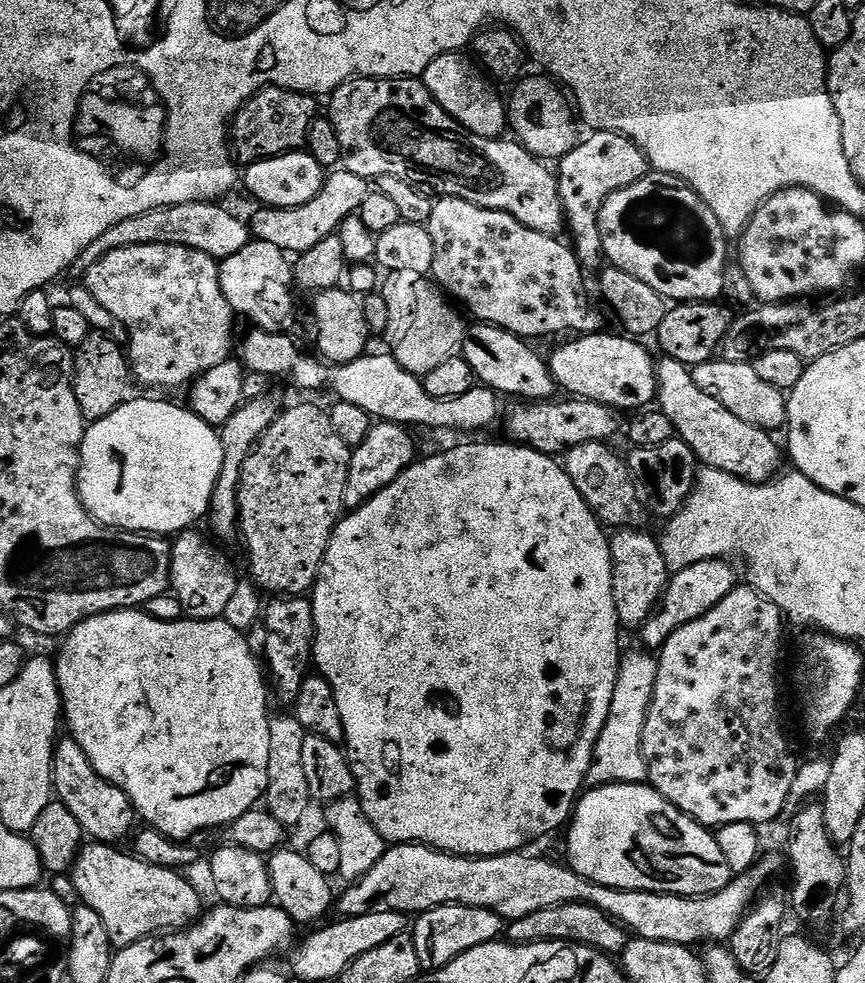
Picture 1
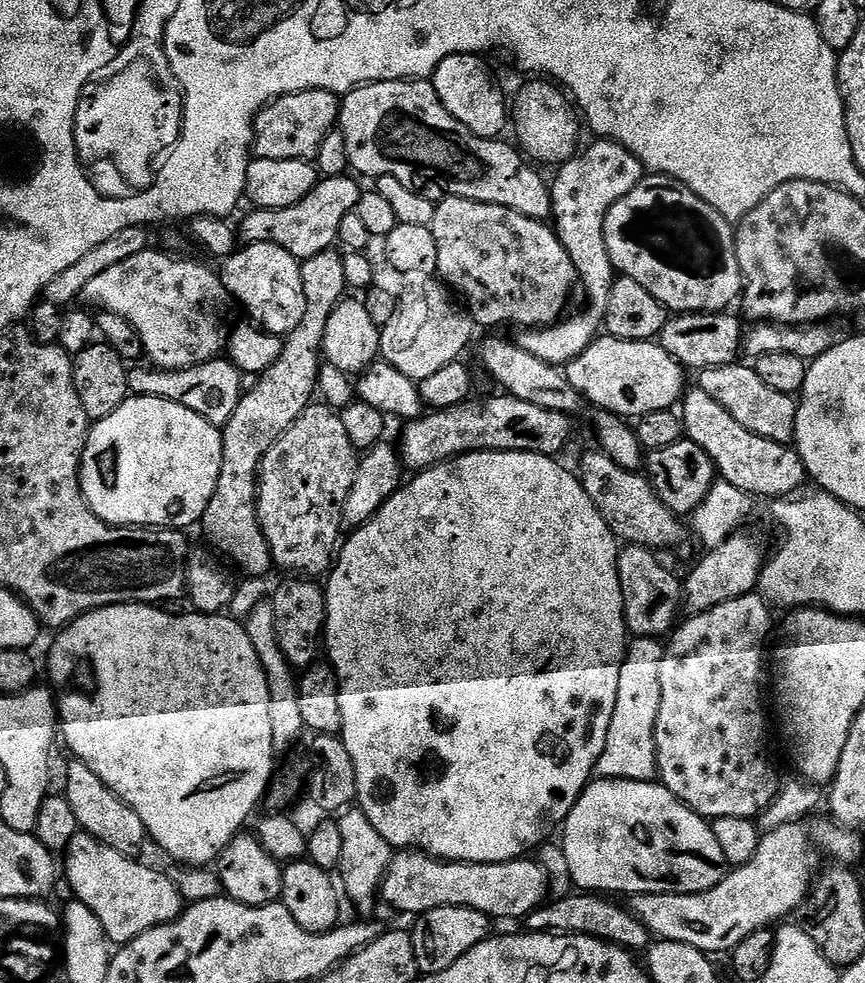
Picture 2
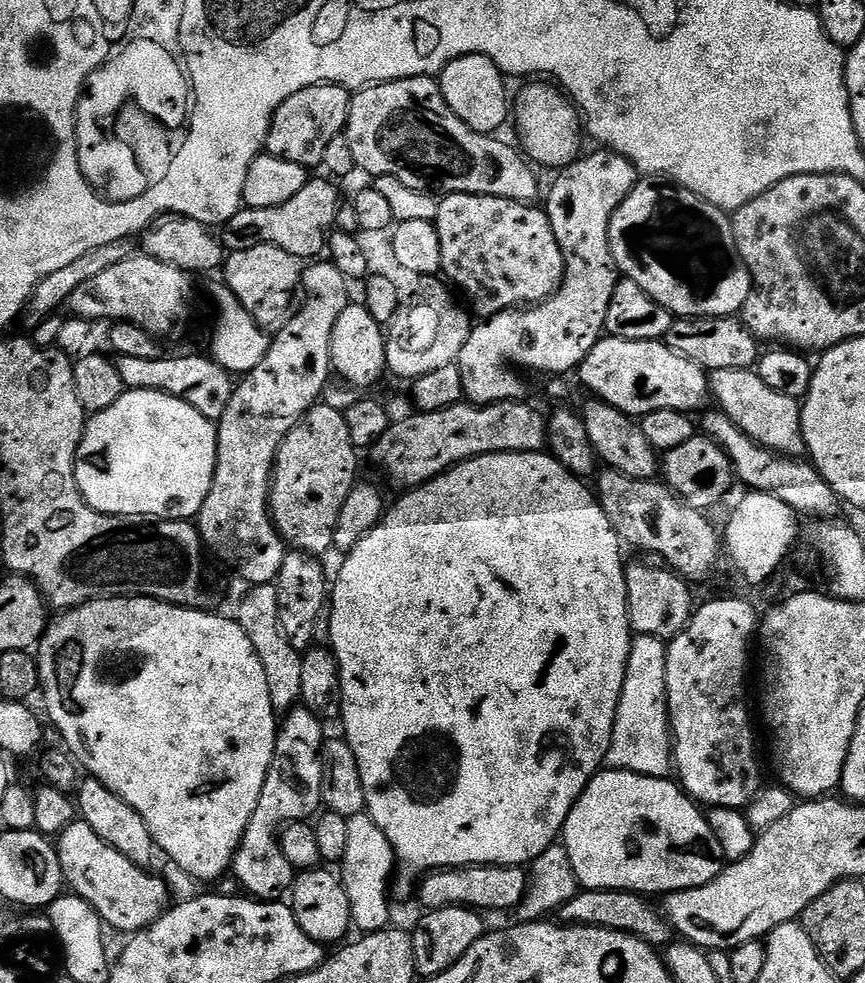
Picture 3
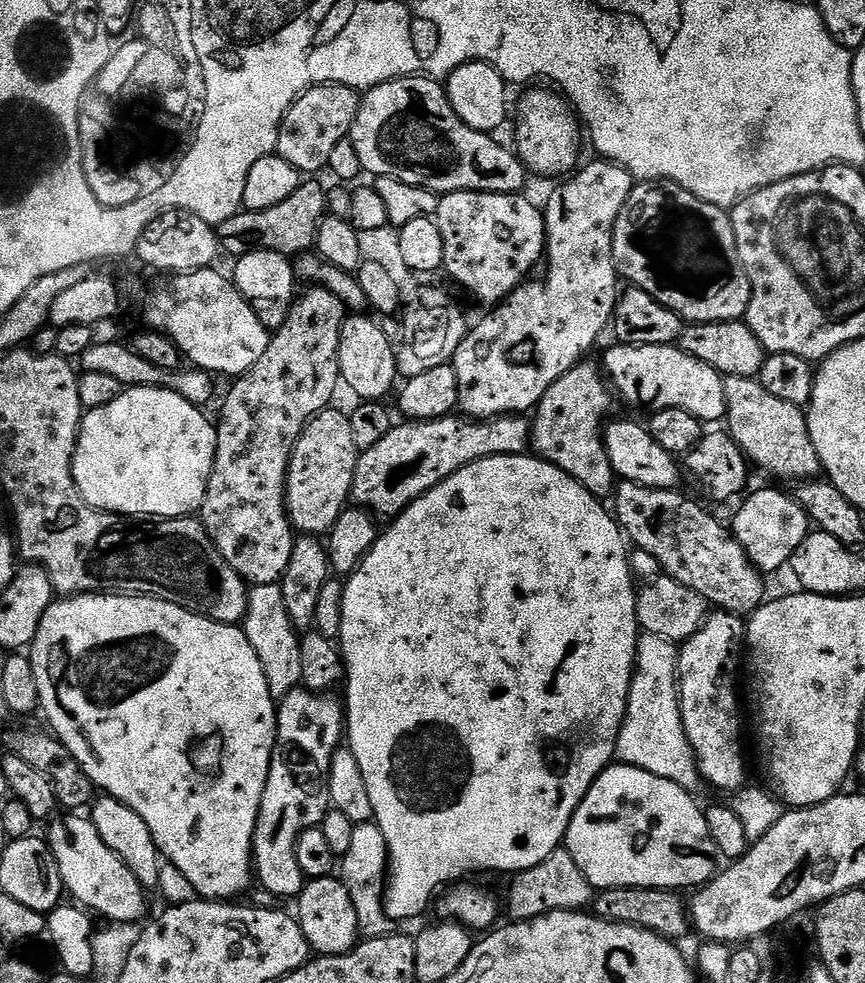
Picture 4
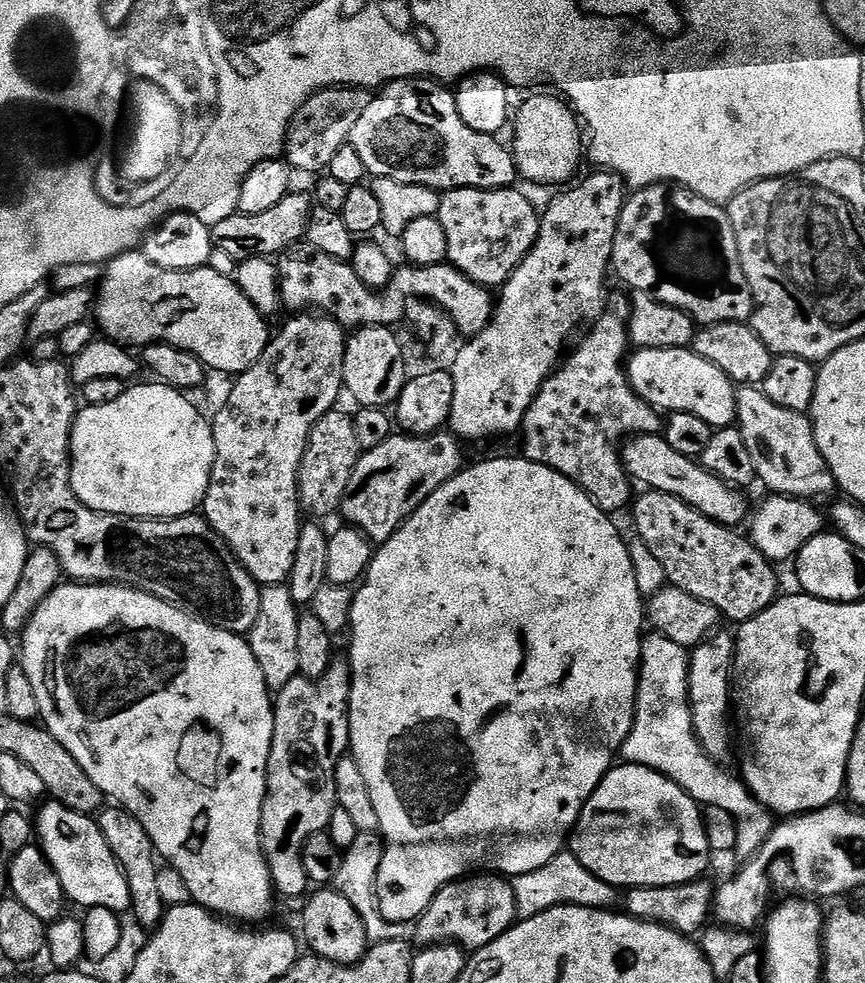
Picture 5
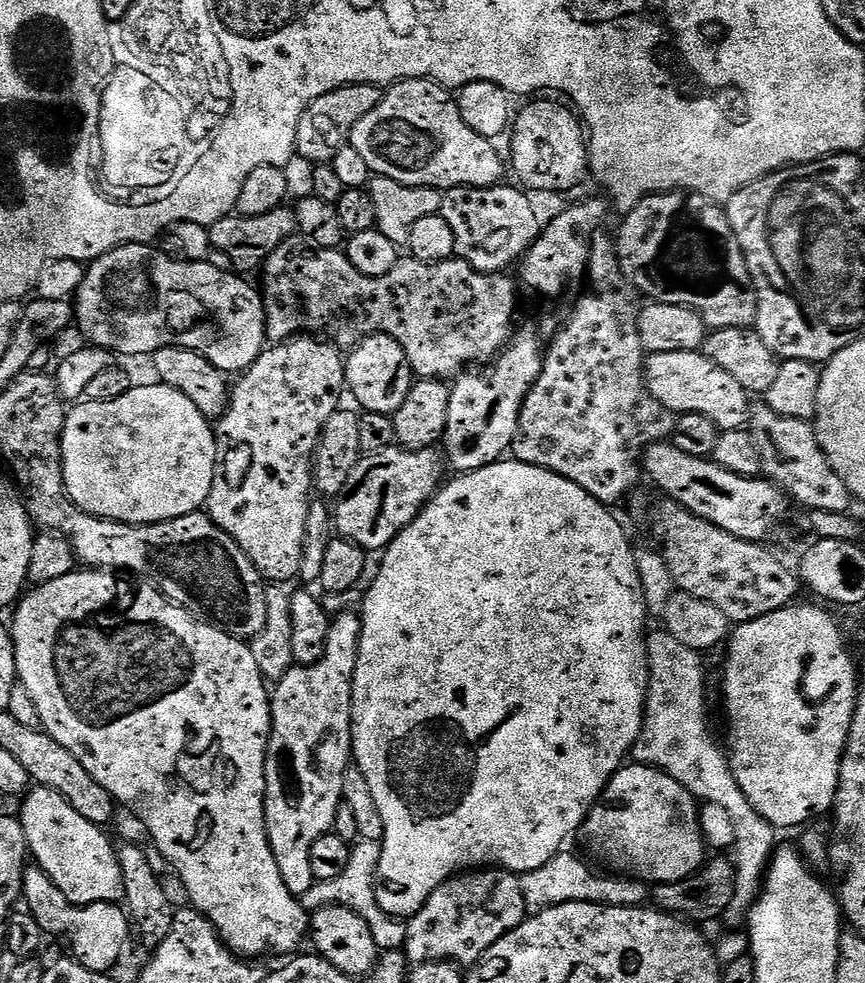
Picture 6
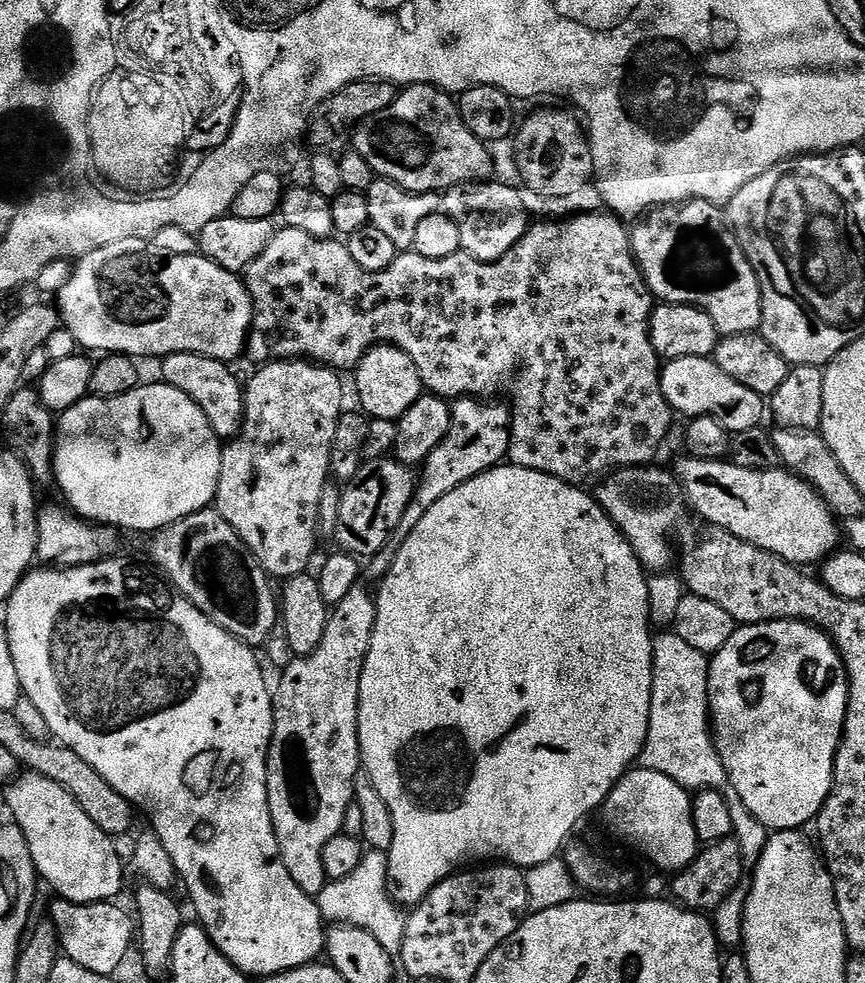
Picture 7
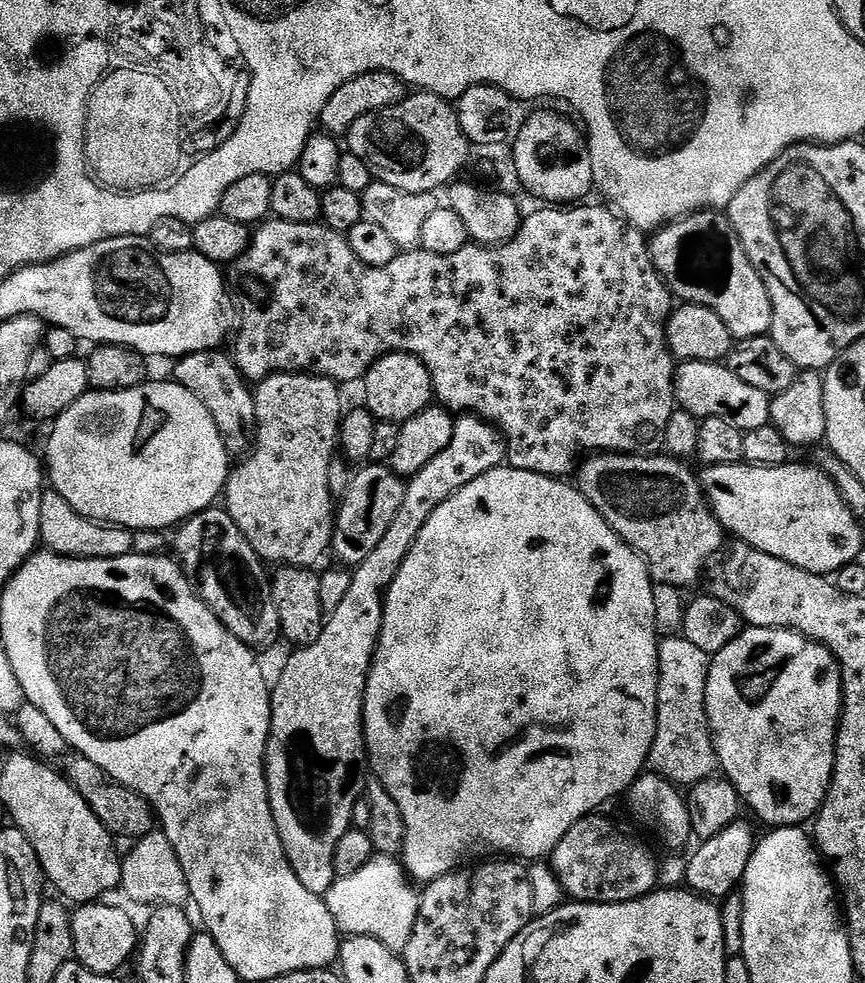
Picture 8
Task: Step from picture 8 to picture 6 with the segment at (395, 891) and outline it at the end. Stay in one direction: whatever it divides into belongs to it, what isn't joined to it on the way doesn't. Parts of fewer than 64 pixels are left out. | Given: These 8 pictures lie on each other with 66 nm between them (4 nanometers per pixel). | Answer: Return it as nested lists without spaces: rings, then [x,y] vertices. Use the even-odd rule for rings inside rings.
[[[360,840],[350,854],[350,866],[339,878],[322,880],[316,883],[307,894],[299,897],[300,905],[314,913],[329,904],[341,904],[344,908],[354,910],[370,926],[370,934],[374,934],[377,949],[396,948],[403,949],[404,939],[408,933],[407,927],[399,919],[387,916],[376,901],[376,886],[378,883],[378,869],[380,866],[381,845],[374,840]]]

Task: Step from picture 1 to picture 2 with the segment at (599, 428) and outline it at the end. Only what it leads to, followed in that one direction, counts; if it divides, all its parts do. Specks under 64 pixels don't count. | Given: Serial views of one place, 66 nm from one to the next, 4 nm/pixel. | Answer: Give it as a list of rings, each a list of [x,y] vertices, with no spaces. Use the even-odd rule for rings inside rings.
[[[499,395],[485,404],[465,402],[457,408],[432,410],[418,420],[405,423],[404,437],[399,444],[403,467],[411,470],[433,468],[465,452],[525,452],[559,457],[572,436],[573,417],[542,410],[542,406],[522,402],[522,398]]]

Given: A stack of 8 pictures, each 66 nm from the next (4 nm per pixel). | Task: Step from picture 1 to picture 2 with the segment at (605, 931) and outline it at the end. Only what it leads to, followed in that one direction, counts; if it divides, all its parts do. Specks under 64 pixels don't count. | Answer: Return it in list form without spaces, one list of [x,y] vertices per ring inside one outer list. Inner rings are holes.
[[[582,891],[561,896],[553,901],[554,904],[552,904],[553,902],[545,903],[527,916],[527,931],[593,936],[599,940],[606,941],[608,944],[616,944],[620,948],[626,948],[633,954],[643,953],[651,948],[654,943],[652,931],[625,905],[623,908],[622,905],[615,904],[612,900],[615,899]]]

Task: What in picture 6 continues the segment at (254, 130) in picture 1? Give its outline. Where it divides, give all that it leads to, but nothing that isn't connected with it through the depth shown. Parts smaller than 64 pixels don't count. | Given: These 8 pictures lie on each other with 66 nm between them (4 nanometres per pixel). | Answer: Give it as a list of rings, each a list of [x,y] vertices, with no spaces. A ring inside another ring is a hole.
[[[348,84],[345,88],[336,88],[330,94],[322,94],[302,114],[298,122],[296,135],[296,155],[302,161],[309,160],[309,165],[319,166],[334,160],[340,148],[345,147],[351,137],[354,126],[378,106],[381,89],[374,84]]]

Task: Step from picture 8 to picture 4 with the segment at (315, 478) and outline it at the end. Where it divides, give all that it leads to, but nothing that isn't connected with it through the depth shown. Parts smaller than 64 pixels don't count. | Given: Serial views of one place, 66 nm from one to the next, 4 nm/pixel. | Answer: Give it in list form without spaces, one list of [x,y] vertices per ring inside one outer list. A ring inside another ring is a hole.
[[[312,286],[307,291],[308,293],[304,297],[301,295],[293,303],[291,312],[282,326],[271,333],[268,345],[266,346],[266,354],[262,354],[262,358],[258,358],[258,362],[254,362],[254,366],[250,371],[245,372],[243,376],[239,377],[233,383],[236,385],[229,390],[228,397],[225,398],[224,405],[220,408],[220,424],[218,420],[218,423],[215,425],[216,457],[214,458],[212,473],[208,479],[208,489],[204,495],[204,502],[198,509],[198,516],[204,525],[206,534],[210,534],[210,538],[215,542],[218,551],[222,554],[222,558],[226,558],[226,562],[230,562],[230,566],[234,566],[234,570],[238,570],[238,574],[252,586],[258,584],[279,585],[286,574],[286,566],[290,566],[294,529],[292,521],[288,518],[288,507],[284,504],[284,487],[288,481],[288,463],[292,457],[294,446],[298,442],[302,430],[307,426],[308,421],[314,419],[319,412],[324,411],[325,408],[333,403],[332,395],[335,394],[336,387],[341,387],[342,384],[340,378],[340,331],[346,319],[344,303],[334,293],[322,286]]]

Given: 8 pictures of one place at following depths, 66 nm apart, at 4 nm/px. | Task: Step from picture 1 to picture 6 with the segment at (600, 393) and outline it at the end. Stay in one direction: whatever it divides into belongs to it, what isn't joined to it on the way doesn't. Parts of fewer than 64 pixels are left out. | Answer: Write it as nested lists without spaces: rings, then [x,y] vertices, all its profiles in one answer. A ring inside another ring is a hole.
[[[703,351],[674,354],[653,352],[647,357],[644,376],[648,379],[650,394],[671,412],[702,414],[726,432],[743,428],[749,423],[750,393],[731,374],[726,374],[726,370],[714,366]]]

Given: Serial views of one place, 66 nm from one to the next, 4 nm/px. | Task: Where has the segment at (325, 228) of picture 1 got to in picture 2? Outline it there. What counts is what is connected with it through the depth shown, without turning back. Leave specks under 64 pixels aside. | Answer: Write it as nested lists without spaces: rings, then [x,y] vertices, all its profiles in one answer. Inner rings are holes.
[[[351,175],[323,177],[317,179],[314,190],[302,198],[294,206],[285,208],[256,208],[238,224],[238,240],[241,245],[254,243],[274,243],[288,250],[299,262],[314,258],[314,254],[322,254],[327,248],[339,241],[338,226],[342,226],[342,218],[356,210],[362,191],[351,180]]]

